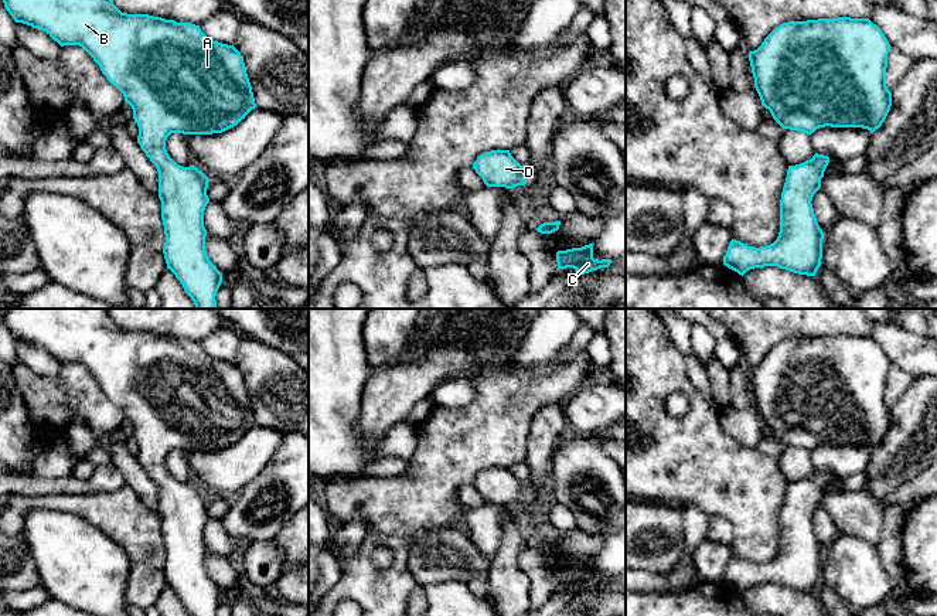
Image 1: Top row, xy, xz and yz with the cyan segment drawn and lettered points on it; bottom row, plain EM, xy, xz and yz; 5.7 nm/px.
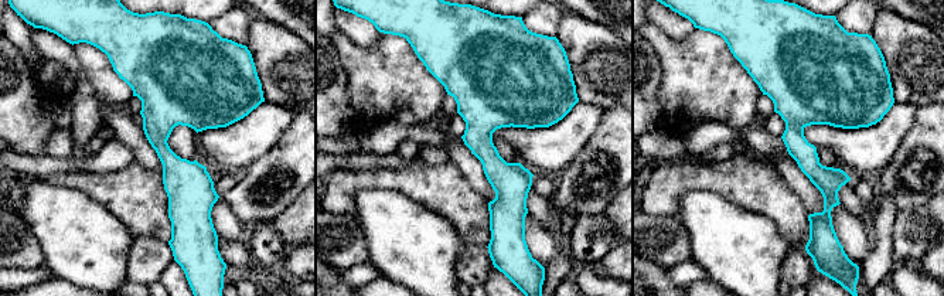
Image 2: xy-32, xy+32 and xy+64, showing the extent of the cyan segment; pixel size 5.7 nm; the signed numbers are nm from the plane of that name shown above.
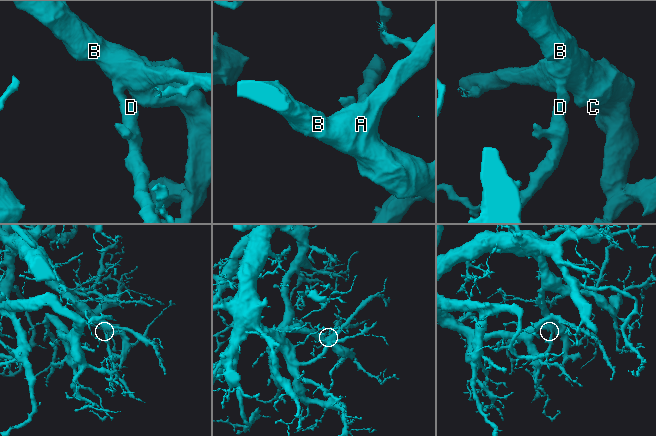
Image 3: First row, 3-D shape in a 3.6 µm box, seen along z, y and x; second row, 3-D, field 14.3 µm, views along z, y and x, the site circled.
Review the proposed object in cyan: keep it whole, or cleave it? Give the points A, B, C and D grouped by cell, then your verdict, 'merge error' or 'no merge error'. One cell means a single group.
A B C D; no merge error

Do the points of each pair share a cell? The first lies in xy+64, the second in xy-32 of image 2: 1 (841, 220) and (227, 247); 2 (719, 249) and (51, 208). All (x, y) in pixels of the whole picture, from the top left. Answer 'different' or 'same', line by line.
1: same
2: same

